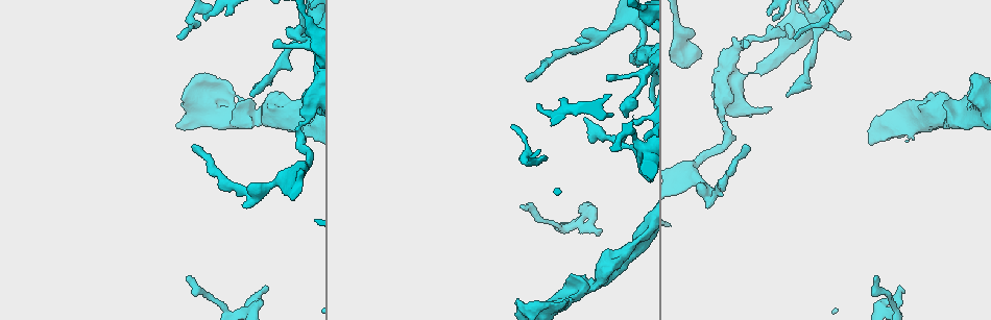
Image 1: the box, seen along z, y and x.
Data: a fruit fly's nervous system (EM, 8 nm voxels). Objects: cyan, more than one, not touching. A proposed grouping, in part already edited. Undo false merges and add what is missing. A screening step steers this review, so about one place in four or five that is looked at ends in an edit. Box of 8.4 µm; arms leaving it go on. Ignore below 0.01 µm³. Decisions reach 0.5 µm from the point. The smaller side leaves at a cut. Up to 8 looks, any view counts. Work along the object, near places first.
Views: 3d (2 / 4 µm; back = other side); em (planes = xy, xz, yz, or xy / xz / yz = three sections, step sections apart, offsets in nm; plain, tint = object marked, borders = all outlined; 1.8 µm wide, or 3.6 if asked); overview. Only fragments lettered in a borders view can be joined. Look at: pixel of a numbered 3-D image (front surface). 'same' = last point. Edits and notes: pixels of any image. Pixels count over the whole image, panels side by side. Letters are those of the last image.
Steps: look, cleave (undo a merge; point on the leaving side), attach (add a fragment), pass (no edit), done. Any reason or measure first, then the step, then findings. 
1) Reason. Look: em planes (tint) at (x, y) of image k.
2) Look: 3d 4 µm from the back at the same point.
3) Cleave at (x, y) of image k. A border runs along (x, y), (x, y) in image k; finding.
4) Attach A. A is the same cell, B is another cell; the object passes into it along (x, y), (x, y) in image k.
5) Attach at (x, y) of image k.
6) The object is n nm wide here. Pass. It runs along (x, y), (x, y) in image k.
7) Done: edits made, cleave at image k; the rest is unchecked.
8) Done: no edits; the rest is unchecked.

Branch stops here. Look: 3d 2 µm at (636, 121) of image 1.

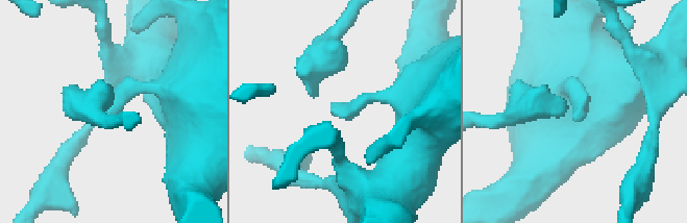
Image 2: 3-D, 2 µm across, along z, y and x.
Look: em xz step 16 (tint) at (575, 120) of image 2.

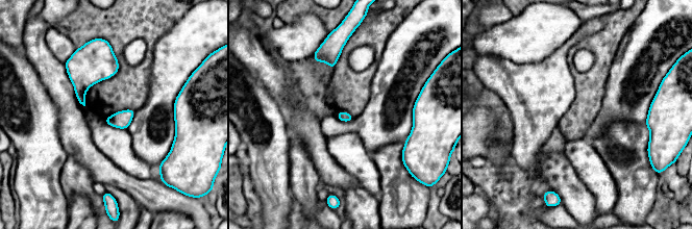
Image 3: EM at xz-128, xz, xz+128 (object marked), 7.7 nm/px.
Look: em planes (borders) at the same point.

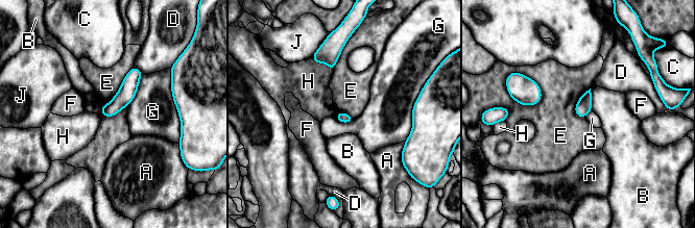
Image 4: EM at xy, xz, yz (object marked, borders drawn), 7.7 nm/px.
The longest contact is with G, 500 nm. Pass. A, B, C, D, E, F, G, H and J are other cells; none of them fits.

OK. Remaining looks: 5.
Abrupt turn. Look: em xy step 8 (tint) at (970, 111) of image 1.

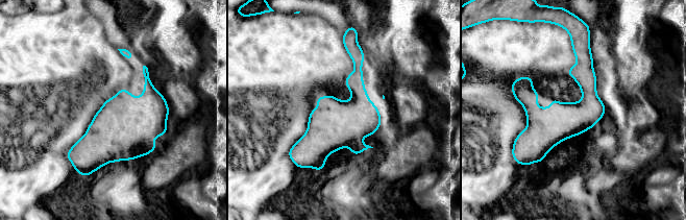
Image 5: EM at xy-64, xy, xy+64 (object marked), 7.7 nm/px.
Look: em planes (borders) at the same point.

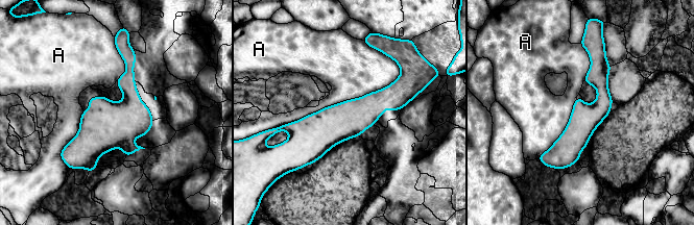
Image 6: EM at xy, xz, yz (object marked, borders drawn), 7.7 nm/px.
The object is 220 nm wide here. Pass. A is another cell; it runs along (410, 96), (329, 127), (289, 127) in image 6; all the same cell.

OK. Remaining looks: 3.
Look: 3d 2 µm at (598, 235) of image 1.

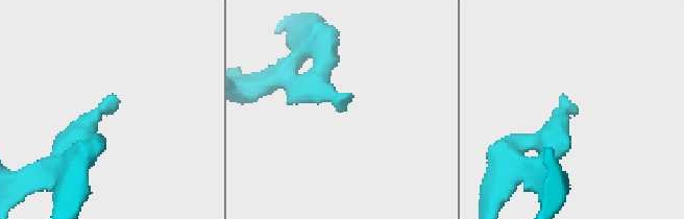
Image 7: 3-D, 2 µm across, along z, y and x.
Look: em xz step 4 (tint) at (341, 112) of image 7.

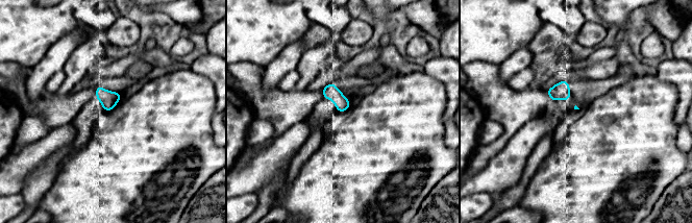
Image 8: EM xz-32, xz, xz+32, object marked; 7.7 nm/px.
Cut it another way. Look: em xy step 8 (borders) at the same point.

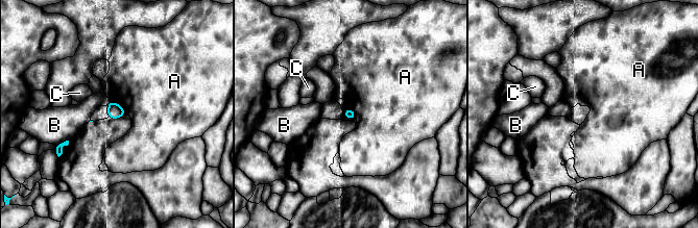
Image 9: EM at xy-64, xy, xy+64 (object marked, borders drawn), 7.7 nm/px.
Pass. A, B and C are other cells; no lettered fragment goes on from it.

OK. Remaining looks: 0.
Done: no edits; the rest is unchecked.

